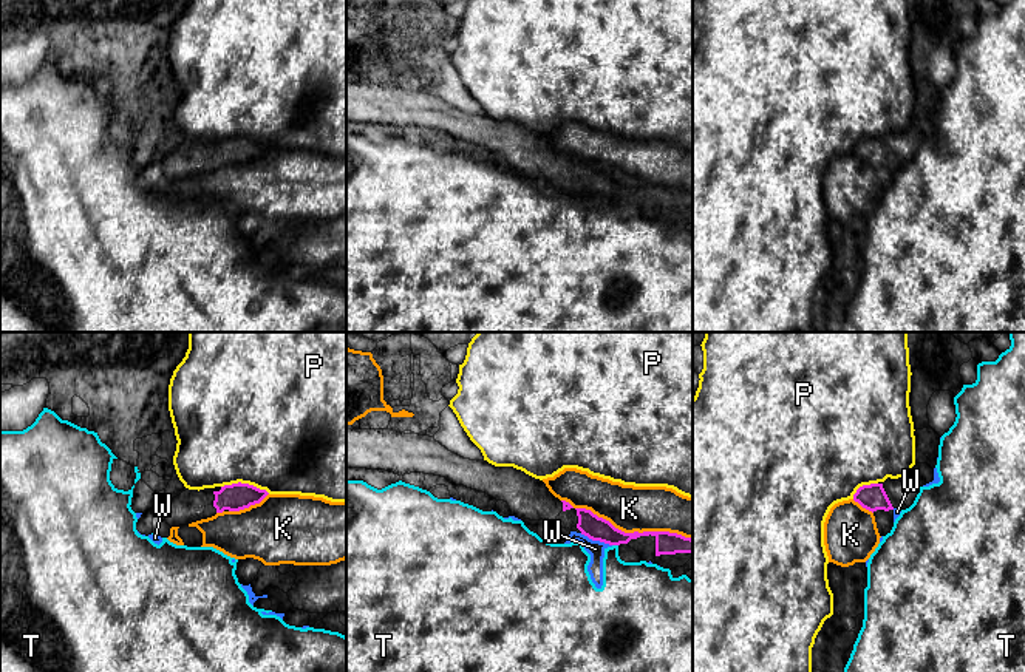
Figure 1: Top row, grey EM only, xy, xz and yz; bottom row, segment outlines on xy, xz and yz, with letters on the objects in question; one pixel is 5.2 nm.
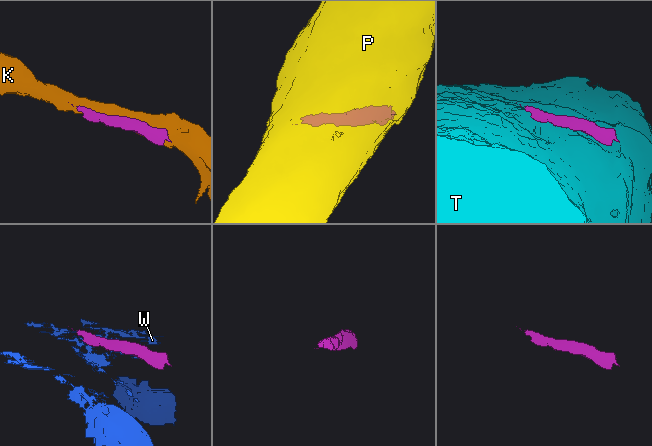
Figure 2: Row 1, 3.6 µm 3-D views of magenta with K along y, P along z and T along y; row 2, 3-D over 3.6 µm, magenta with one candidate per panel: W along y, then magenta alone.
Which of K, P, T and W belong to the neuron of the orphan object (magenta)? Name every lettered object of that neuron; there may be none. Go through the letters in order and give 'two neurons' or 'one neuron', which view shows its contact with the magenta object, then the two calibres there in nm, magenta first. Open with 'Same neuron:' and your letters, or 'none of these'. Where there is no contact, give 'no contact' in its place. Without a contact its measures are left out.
Same neuron: none of these
K: two neurons | xz | 130/240 nm
P: two neurons | xy | 140/500 nm
T: two neurons | xz | 130/280 nm
W: two neurons | xz | 130/90 nm

